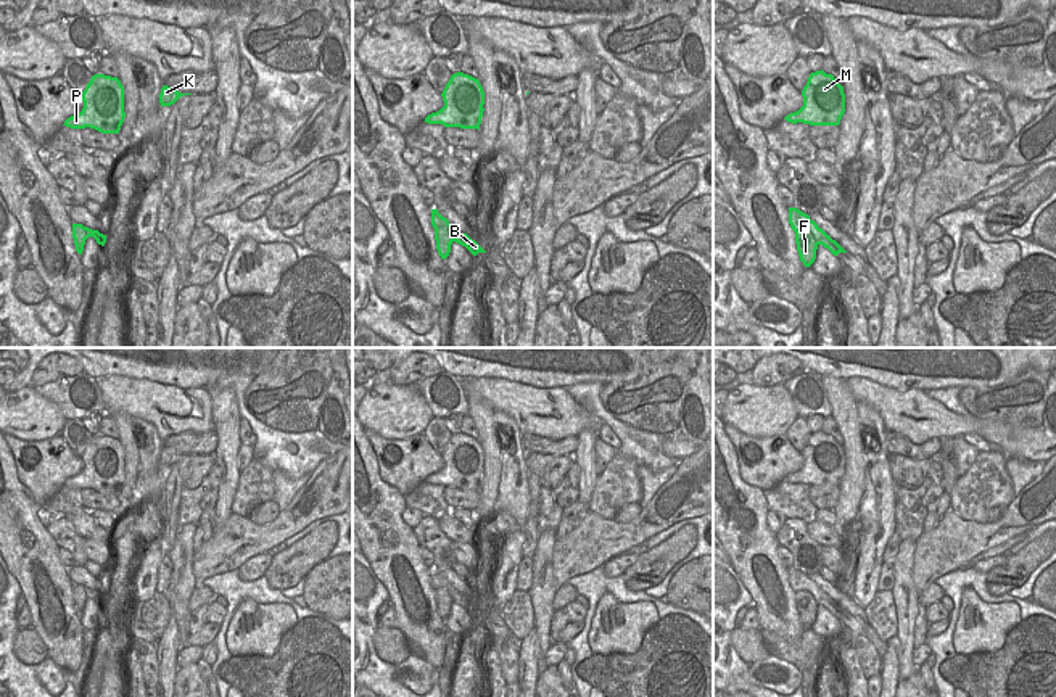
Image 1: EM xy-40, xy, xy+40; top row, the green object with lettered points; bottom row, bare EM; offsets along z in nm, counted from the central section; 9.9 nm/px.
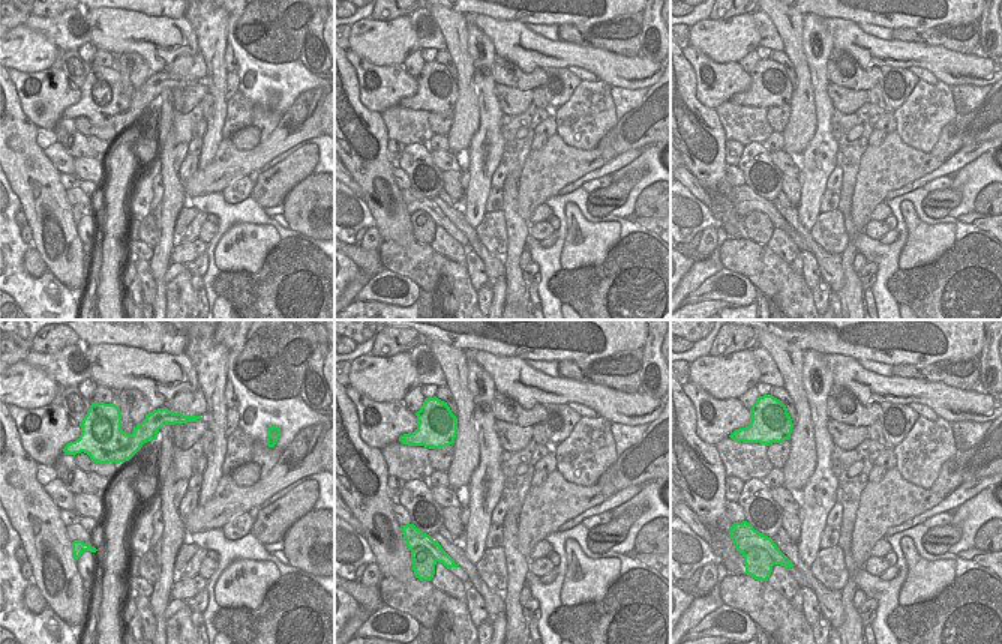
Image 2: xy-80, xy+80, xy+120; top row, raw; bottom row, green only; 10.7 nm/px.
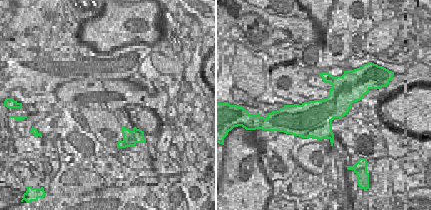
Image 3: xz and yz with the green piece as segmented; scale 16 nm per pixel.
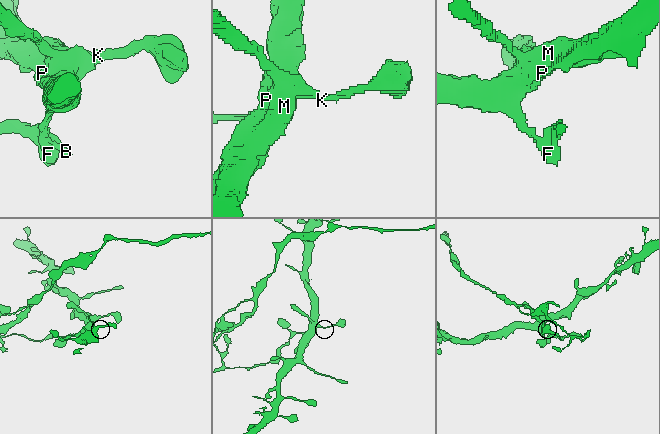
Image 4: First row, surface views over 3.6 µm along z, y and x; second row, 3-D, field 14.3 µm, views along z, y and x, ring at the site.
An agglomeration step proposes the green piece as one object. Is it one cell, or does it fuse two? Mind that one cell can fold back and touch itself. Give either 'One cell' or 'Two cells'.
Two cells.

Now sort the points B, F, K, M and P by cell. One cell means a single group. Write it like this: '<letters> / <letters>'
B / F K M P

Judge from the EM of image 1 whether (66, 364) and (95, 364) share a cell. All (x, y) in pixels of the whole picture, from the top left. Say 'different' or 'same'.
different

